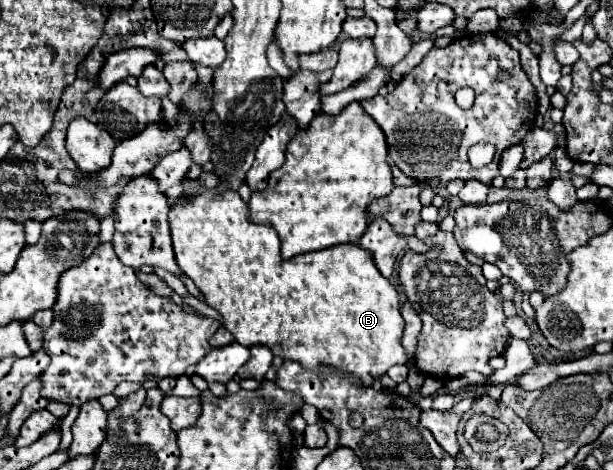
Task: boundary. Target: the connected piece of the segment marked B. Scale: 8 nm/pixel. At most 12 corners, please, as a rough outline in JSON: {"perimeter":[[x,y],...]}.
{"perimeter":[[198,179],[176,263],[240,345],[364,385],[410,359],[398,291],[344,243],[280,257]]}

